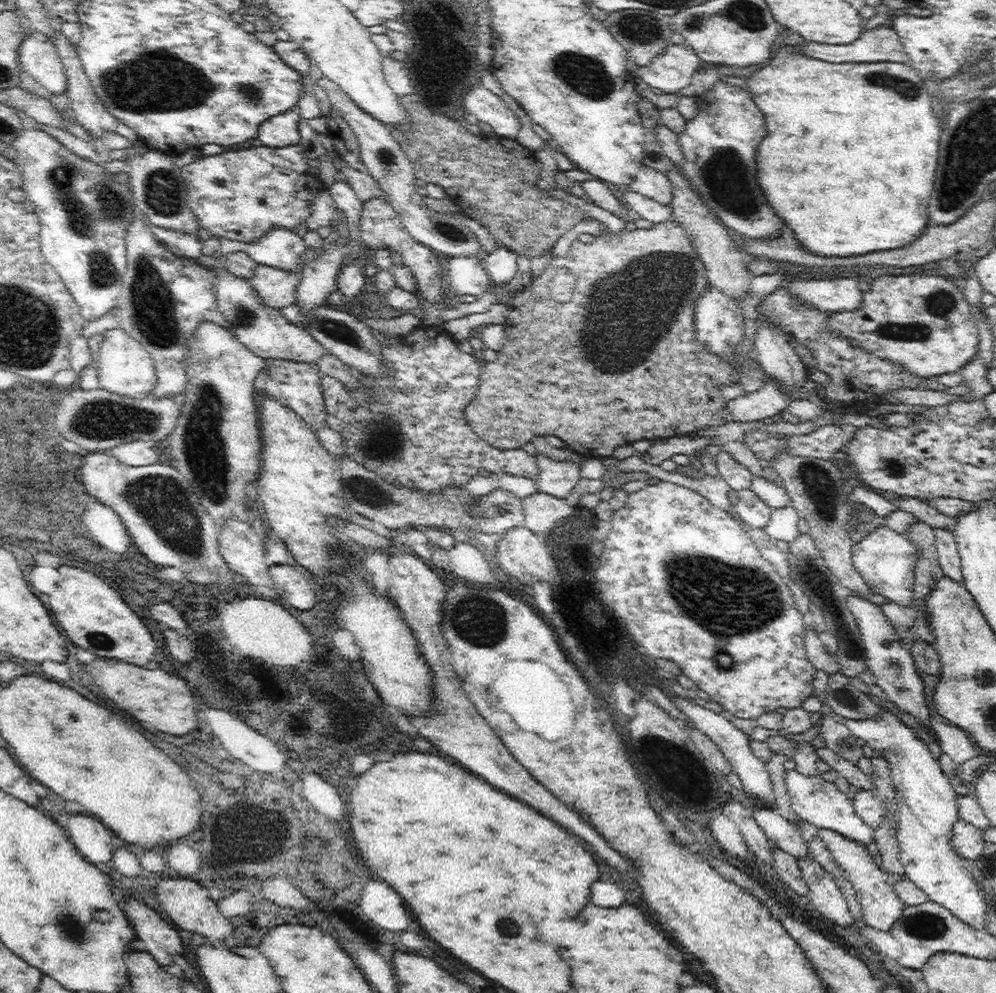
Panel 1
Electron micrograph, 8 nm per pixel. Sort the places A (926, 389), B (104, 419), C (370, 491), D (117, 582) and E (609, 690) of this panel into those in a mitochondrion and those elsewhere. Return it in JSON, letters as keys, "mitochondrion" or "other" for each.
{"A":"other","B":"mitochondrion","C":"mitochondrion","D":"other","E":"other"}

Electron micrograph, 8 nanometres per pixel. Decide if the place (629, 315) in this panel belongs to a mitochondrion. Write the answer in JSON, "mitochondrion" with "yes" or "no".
{"mitochondrion":"yes"}

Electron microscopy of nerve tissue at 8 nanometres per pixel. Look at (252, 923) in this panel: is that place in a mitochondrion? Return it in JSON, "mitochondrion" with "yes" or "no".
{"mitochondrion":"no"}

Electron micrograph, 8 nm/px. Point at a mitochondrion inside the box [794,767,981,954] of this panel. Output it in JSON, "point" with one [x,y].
{"point":[925,925]}

